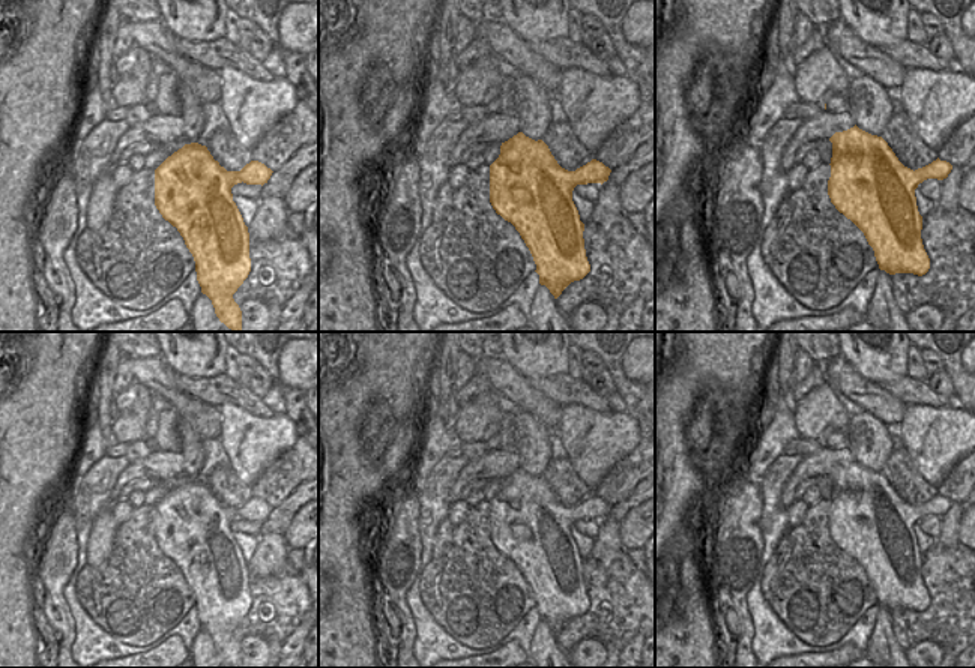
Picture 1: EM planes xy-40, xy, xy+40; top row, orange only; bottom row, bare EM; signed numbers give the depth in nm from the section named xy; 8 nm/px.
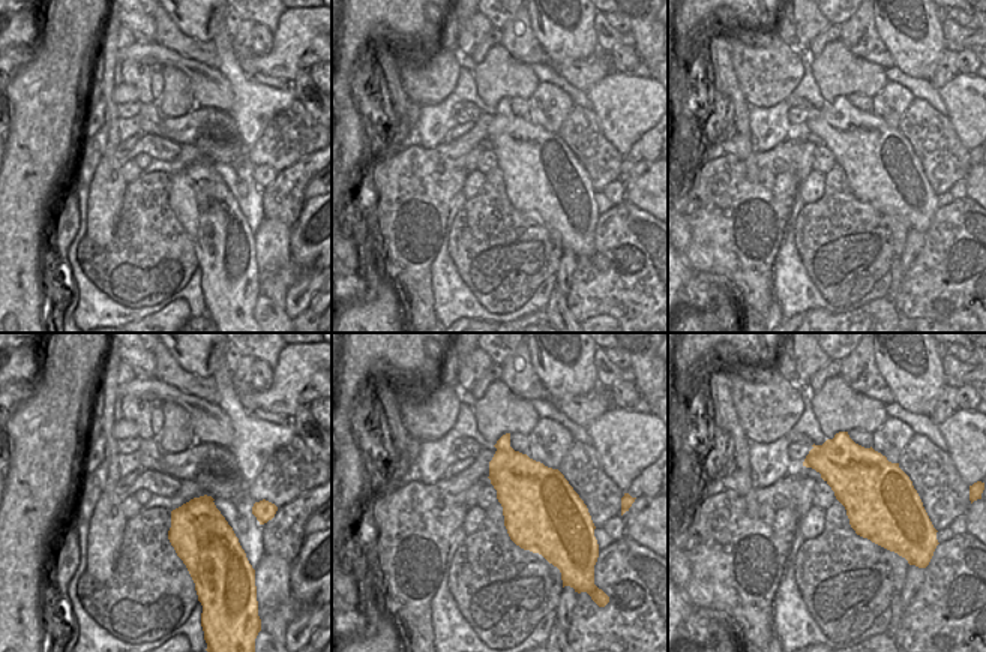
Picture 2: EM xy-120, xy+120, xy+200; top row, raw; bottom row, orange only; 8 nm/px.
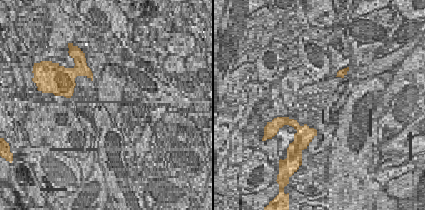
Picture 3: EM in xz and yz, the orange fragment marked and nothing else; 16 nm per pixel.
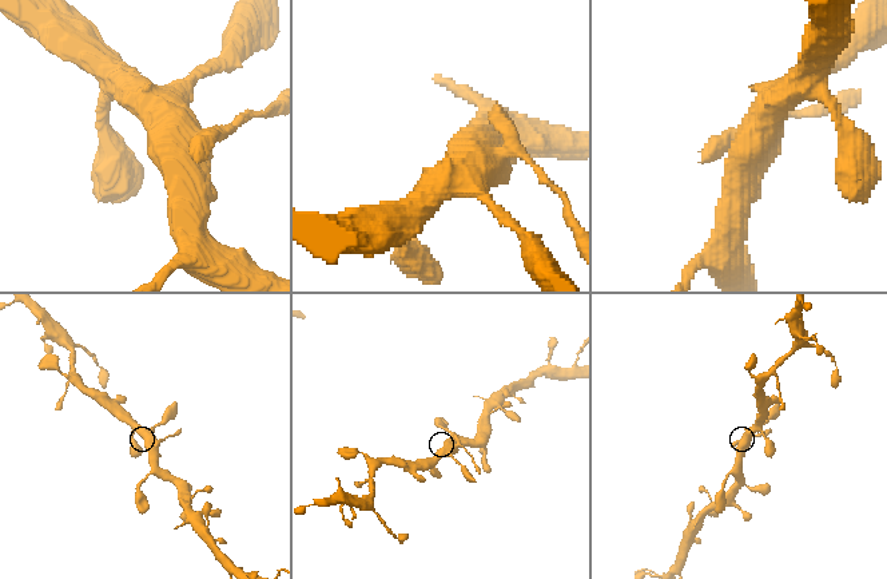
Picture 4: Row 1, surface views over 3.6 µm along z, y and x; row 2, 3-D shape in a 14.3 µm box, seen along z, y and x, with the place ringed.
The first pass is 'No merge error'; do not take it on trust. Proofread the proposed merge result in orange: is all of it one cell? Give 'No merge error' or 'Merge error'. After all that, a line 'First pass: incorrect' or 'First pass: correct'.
Merge error.
First pass: incorrect

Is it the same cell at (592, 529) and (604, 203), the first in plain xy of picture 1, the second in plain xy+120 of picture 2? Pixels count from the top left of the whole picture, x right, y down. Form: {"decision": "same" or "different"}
{"decision": "different"}

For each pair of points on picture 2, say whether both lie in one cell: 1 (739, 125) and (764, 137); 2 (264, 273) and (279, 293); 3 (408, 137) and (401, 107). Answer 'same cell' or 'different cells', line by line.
1: different cells
2: same cell
3: same cell

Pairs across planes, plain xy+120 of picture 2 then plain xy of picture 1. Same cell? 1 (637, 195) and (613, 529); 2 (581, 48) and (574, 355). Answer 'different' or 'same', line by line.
1: different
2: different

